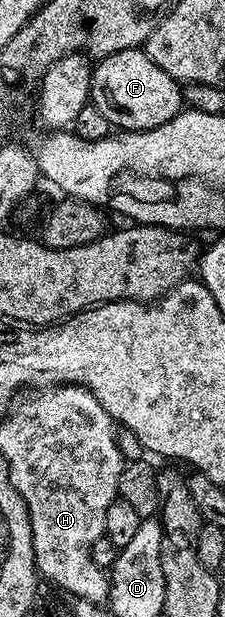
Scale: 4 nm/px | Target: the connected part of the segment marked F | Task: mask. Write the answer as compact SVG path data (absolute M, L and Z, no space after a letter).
M141 48L115 52L93 66L89 101L107 116L110 127L118 126L121 132L140 132L167 124L183 109L182 87Z

